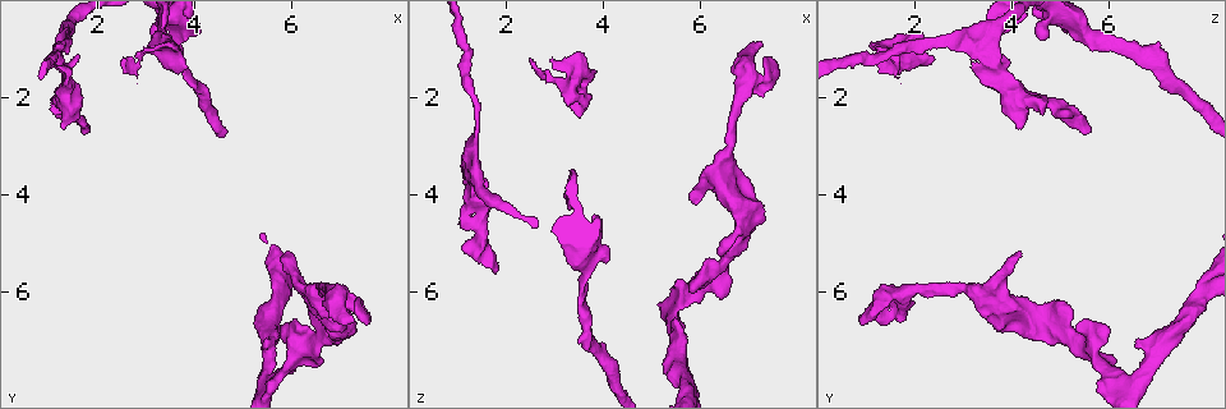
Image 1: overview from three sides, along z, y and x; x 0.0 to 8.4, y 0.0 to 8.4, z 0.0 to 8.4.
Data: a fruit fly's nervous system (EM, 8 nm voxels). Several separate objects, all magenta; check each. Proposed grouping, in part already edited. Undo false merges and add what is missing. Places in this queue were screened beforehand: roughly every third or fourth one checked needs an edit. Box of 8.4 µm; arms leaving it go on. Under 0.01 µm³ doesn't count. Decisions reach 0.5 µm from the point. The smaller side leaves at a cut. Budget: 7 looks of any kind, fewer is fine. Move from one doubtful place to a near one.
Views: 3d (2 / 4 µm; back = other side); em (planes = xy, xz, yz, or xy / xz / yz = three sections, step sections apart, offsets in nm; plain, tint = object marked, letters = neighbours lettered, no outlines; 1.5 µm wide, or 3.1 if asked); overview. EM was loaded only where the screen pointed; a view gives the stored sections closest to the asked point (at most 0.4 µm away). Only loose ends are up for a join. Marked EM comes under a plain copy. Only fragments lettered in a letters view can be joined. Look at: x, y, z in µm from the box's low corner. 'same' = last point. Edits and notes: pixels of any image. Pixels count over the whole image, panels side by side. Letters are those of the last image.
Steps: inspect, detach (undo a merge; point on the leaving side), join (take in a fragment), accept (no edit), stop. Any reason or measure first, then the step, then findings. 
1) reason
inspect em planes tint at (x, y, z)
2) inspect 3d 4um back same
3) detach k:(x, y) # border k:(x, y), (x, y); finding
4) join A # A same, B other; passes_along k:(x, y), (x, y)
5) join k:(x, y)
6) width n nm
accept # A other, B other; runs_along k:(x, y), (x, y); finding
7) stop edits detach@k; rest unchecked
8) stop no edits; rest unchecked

narrows sharply
inspect 3d 2um at (1.15, 1.15, 3.30)

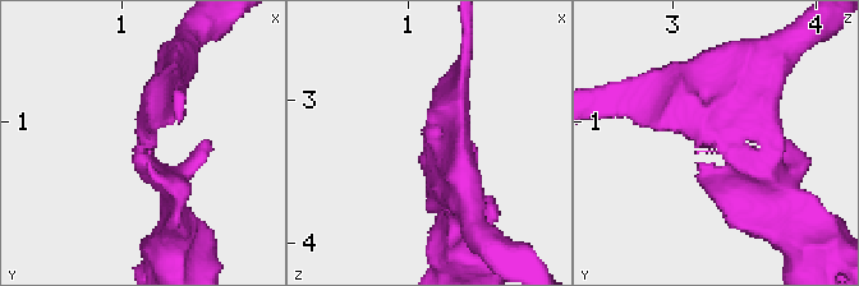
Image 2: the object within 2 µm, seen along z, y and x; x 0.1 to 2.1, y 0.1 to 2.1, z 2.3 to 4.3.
arms 3; need the tissue
inspect em planes tint at (1.20, 1.14, 3.34)

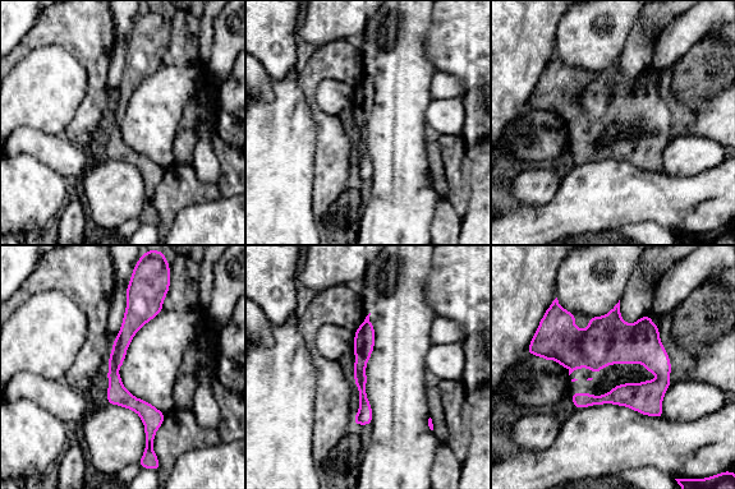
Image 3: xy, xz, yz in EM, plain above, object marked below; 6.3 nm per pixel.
inspect em planes letters same

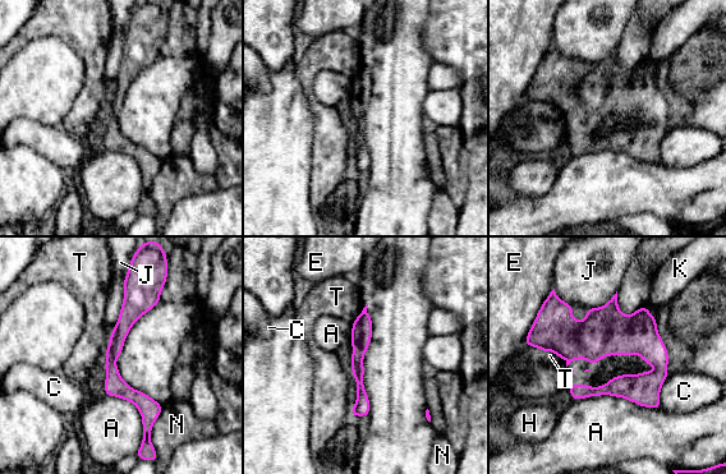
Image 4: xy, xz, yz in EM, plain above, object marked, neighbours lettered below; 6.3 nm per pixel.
accept # A other, C other, E other, H other, J other, K other, N other, T other; border 4:(570, 396), (612, 395), (660, 409); all the same neuron

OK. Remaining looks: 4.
an open end
inspect em 3.1um planes tint at (2.50, 1.50, 1.25)

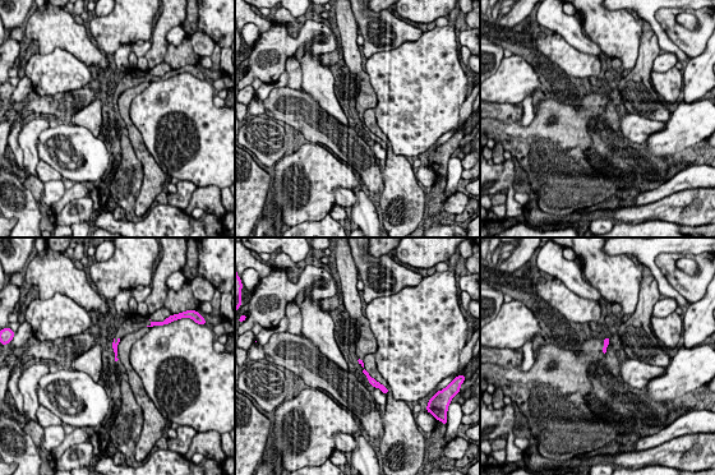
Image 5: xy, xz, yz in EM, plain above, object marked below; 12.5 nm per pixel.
inspect em 3.1um planes letters same

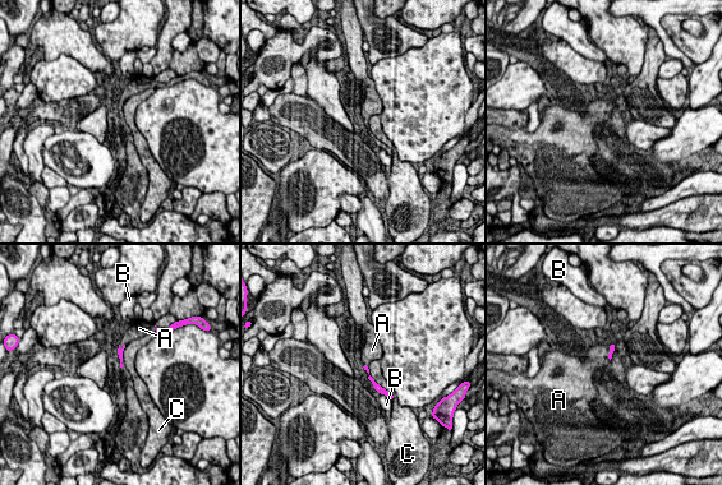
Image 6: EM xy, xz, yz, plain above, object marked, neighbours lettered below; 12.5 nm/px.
longest_contact C 550 nm
join A # A same, B other, C other; the neuron continues

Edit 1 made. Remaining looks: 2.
three arms meet
inspect em planes letters at (6.90, 6.05, 1.85)

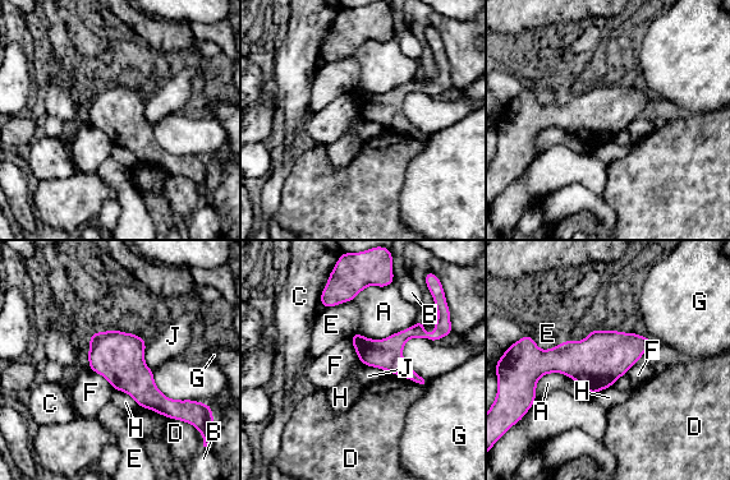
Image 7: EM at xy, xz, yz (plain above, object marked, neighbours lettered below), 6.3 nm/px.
longest_contact A 360 nm
accept # A other, B other, C other, D other, E other, F other, G other, H other, J other; border 7:(145, 341), (145, 363), (152, 370); continuous, no second neuron

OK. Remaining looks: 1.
stop edits join@6; rest unchecked

